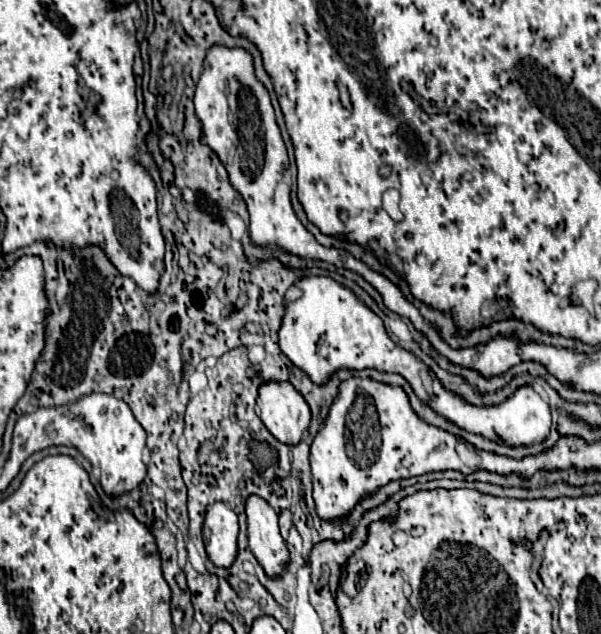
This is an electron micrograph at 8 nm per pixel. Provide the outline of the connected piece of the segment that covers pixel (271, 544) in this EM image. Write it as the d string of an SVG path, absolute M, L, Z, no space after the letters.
M257 495L247 499L245 513L251 553L265 569L267 577L279 577L289 563L289 549L279 533L277 513Z

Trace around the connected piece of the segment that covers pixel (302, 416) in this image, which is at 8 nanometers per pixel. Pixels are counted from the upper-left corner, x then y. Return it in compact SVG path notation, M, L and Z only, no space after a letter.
M291 383L261 385L257 405L261 409L261 421L277 441L295 445L303 439L311 423L311 411Z

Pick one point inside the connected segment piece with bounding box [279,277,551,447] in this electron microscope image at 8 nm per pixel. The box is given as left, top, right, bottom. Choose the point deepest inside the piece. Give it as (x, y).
(327, 329)

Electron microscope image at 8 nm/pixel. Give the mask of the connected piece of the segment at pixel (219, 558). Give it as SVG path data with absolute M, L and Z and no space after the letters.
M215 503L207 509L203 525L203 541L207 557L217 567L231 567L237 557L237 515L225 503Z

